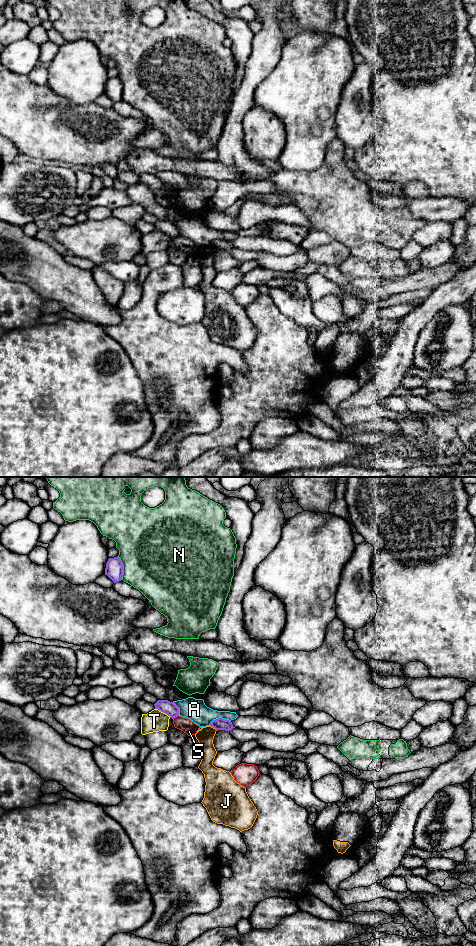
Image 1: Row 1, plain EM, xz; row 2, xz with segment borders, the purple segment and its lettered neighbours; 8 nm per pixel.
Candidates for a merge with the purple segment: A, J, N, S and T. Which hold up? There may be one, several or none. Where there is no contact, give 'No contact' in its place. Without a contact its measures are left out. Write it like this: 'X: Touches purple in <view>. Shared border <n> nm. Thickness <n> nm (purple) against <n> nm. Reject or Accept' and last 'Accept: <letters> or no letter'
A: Touches purple in xz. Shared border 180 nm. Thickness 100 nm (purple) against 180 nm. Reject
J: Touches purple in xz. Shared border 70 nm. Thickness 100 nm (purple) against 140 nm. Reject
N: Touches purple in xz. Shared border 200 nm. Thickness 140 nm (purple) against 480 nm. Reject
S: Touches purple in xz. Shared border 70 nm. Thickness 110 nm (purple) against 120 nm. Reject
T: Touches purple in xz. Shared border 150 nm. Thickness 110 nm (purple) against 170 nm. Reject
Accept: no letter

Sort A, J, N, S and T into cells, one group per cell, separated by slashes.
A / J / N / S / T

